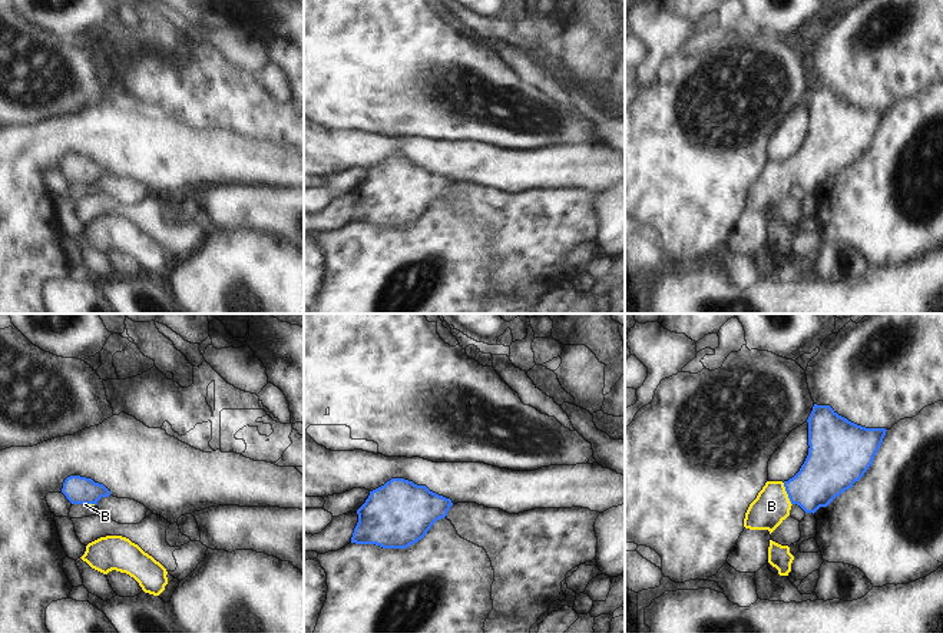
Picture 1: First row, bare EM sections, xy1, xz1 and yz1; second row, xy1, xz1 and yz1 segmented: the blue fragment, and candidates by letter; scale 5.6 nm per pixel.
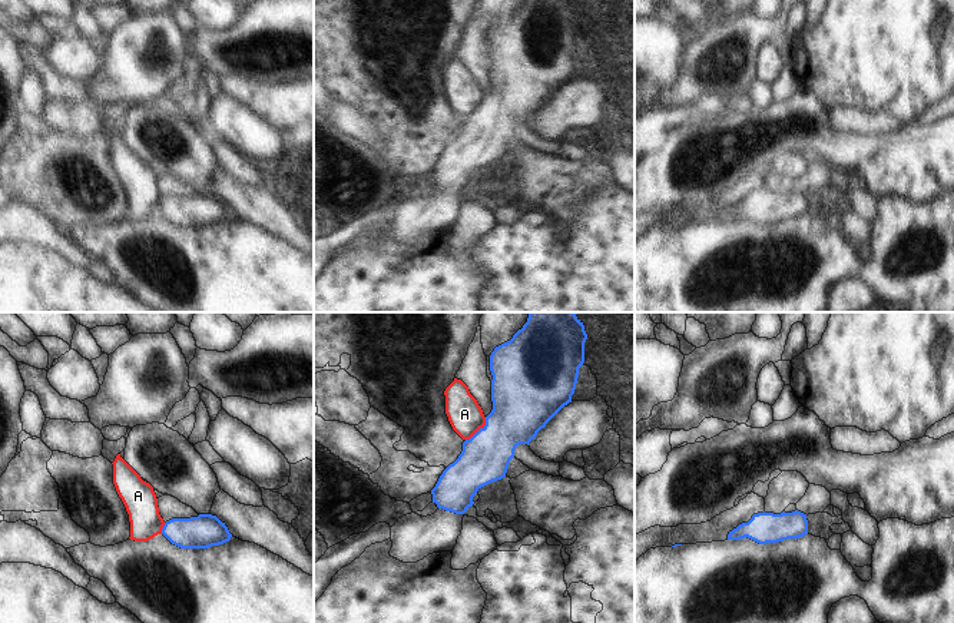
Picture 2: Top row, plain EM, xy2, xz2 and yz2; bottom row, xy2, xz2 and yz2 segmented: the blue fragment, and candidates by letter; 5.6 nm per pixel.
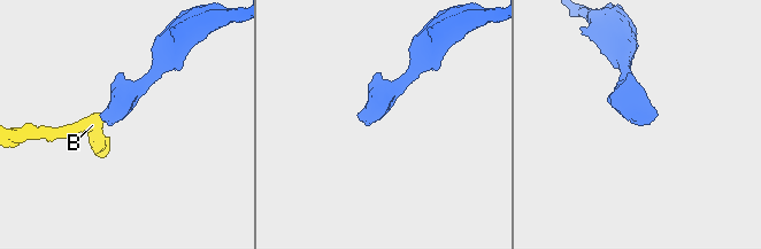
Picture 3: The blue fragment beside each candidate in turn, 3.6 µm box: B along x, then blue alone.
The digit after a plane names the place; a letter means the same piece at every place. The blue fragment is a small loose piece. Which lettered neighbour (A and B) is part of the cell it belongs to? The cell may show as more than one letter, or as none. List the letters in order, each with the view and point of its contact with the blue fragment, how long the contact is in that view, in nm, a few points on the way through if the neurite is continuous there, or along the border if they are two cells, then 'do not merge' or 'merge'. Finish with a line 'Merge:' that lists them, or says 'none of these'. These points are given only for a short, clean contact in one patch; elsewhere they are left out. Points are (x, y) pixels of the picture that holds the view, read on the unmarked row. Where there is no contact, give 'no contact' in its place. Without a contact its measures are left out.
A: xz2 (480, 108) | 180 nm | along xz2 (486, 96), (486, 102), (466, 119) | do not merge
B: yz1 (787, 172) | 140 nm | across yz1 (826, 152), (810, 168), (787, 172), (771, 185) | merge
Merge: B

